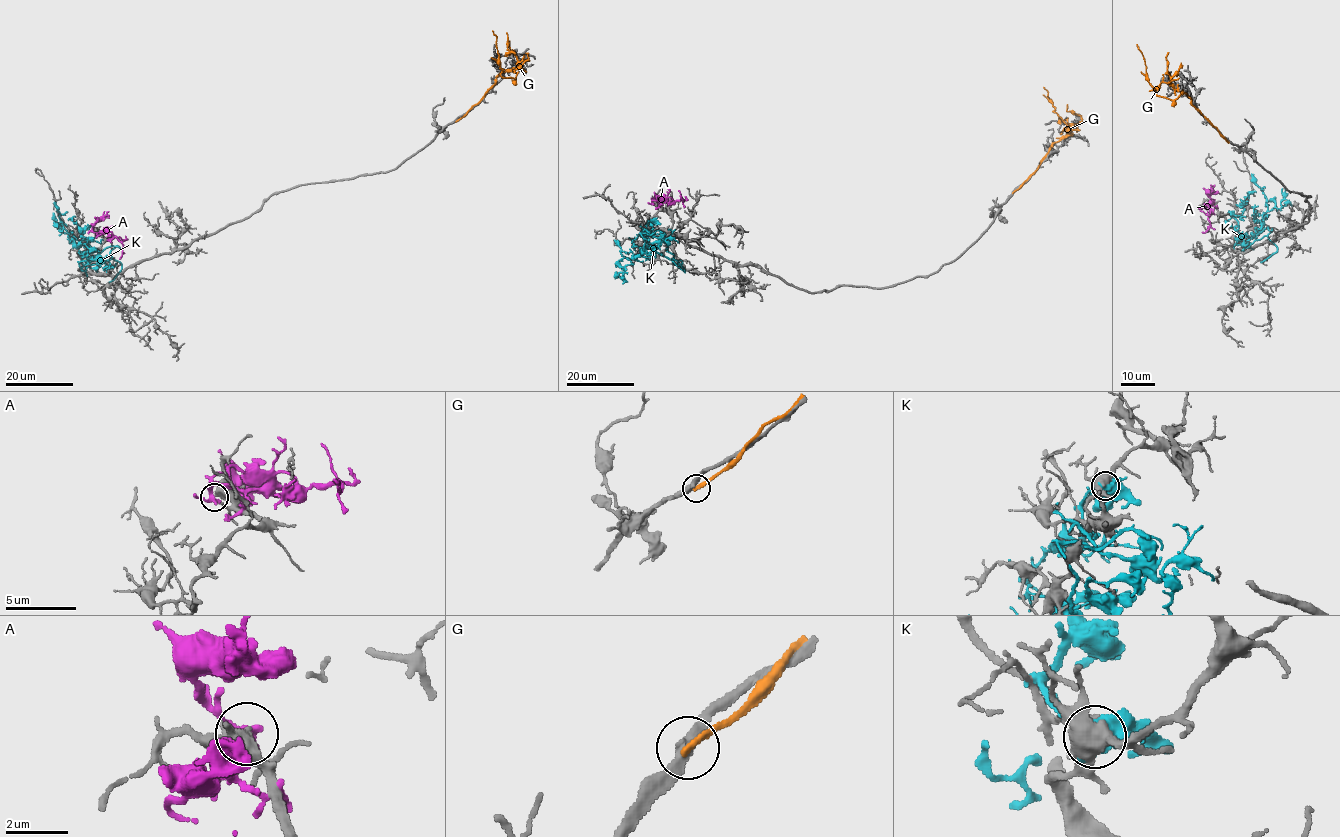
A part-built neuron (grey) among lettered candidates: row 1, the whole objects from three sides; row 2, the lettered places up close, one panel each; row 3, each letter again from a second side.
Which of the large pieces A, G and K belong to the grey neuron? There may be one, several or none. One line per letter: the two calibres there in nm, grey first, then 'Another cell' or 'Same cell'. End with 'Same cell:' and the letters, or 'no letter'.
A: Thickness 440 nm (grey) against 240 nm. Another cell
G: Thickness 340 nm (grey) against 240 nm. Another cell
K: Thickness 480 nm (grey) against 650 nm. Another cell
Same cell: no letter

